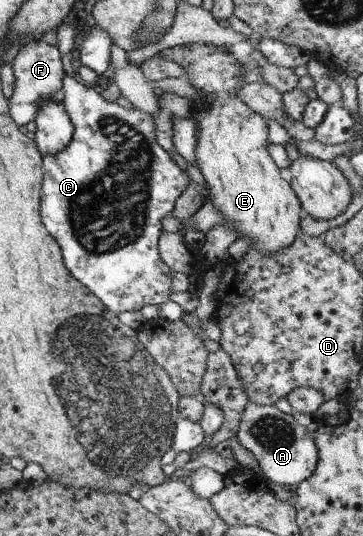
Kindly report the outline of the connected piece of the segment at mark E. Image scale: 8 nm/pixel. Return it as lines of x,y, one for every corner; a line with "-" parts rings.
188,43
187,45
178,45
175,47
170,47
168,49
164,49
164,51
160,51
160,55
167,61
172,61
182,67
185,71
185,78
187,78
187,82
190,83
196,90
202,90
206,95
212,95
214,97
214,101
208,103
207,101
199,104
198,107
194,110
194,115
192,115
192,119
198,123
198,143
196,143
196,163
197,167
199,167
206,183
208,189
210,189
210,195
212,195
212,205
218,209
218,211
222,211
222,215
224,215
225,225
228,227
232,227
232,229
236,229
238,231
238,238
246,237
246,239
250,239
250,248
258,249
260,253
266,253
266,255
274,255
274,253
278,253
278,251
282,251
282,249
286,249
286,247
290,247
294,240
296,239
296,235
298,235
298,231
300,229
300,219
304,214
304,211
300,205
300,201
298,197
296,197
296,193
292,189
290,183
282,178
280,175
280,169
278,165
272,160
270,153
268,153
268,125
266,122
266,118
261,116
259,113
253,110
251,105
244,103
244,101
240,101
238,97
236,97
236,93
246,85
244,81
242,81
242,69
246,67
245,64
239,62
230,51
229,47
226,45
207,45
207,44
196,44
196,43

